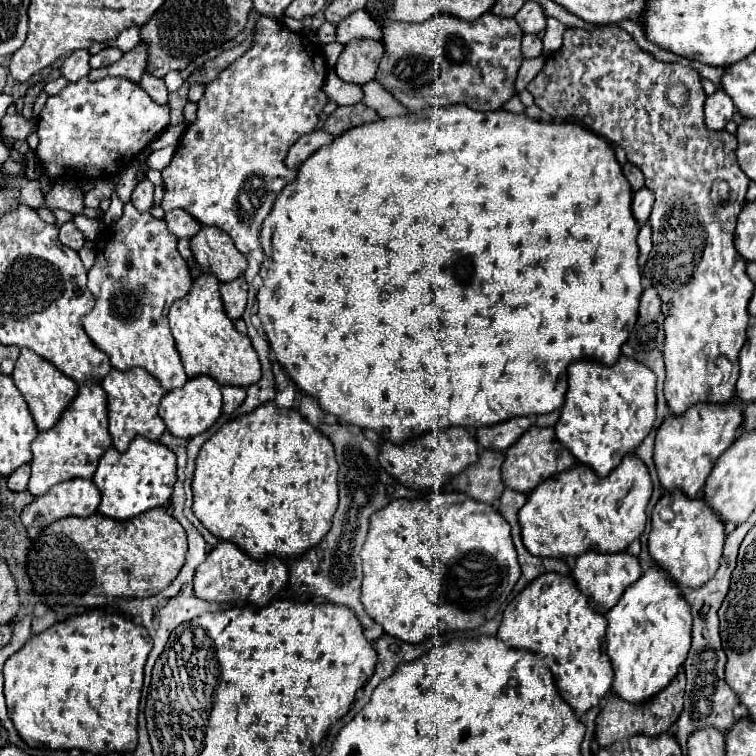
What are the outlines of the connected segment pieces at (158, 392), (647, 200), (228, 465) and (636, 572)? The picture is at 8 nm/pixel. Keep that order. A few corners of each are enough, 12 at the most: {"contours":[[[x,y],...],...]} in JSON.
{"contours":[[[115,370],[109,434],[125,452],[135,436],[159,440],[165,390],[147,370]],[[643,186],[633,194],[633,216],[639,224],[649,218],[653,192]],[[265,402],[195,460],[193,512],[253,558],[331,528],[337,458]],[[627,552],[577,556],[573,578],[599,614],[643,574]]]}

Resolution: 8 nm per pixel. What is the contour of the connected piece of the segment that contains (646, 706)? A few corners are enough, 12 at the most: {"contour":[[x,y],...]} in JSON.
{"contour":[[685,672],[653,698],[631,704],[615,692],[597,716],[601,746],[657,736],[679,718]]}

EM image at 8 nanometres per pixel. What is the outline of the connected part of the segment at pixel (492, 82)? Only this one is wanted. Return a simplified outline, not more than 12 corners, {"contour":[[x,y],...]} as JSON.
{"contour":[[491,10],[389,22],[375,80],[409,112],[501,110],[523,34]]}

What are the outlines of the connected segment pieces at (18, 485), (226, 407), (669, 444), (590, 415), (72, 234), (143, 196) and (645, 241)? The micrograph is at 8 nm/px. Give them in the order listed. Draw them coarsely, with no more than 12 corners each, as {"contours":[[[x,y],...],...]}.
{"contours":[[[23,464],[7,478],[9,490],[27,490],[31,466]],[[221,386],[223,412],[233,414],[245,400],[245,388]],[[743,402],[665,418],[655,468],[665,490],[701,494],[735,442]],[[573,362],[557,440],[605,478],[655,422],[655,374]],[[73,222],[59,226],[59,240],[79,250],[85,244],[83,232]],[[143,180],[131,196],[131,204],[149,212],[155,186]],[[641,226],[637,243],[640,249],[639,266],[648,260],[651,250],[651,226]]]}

